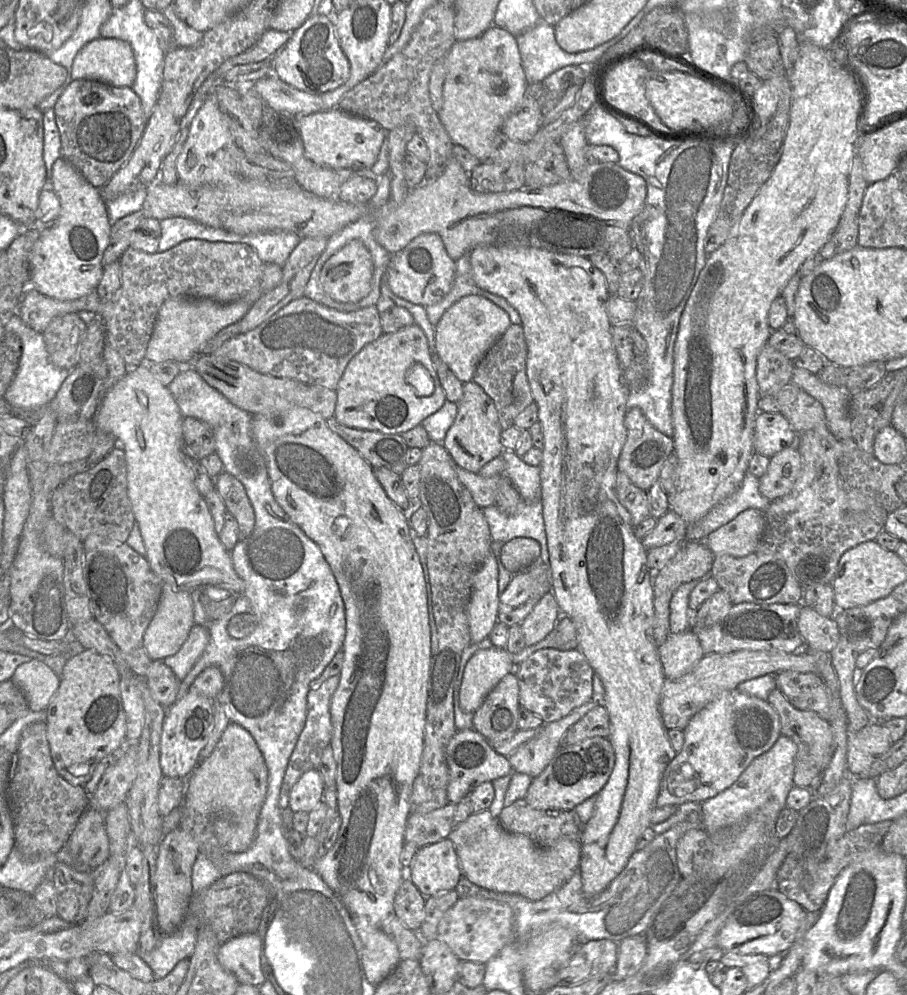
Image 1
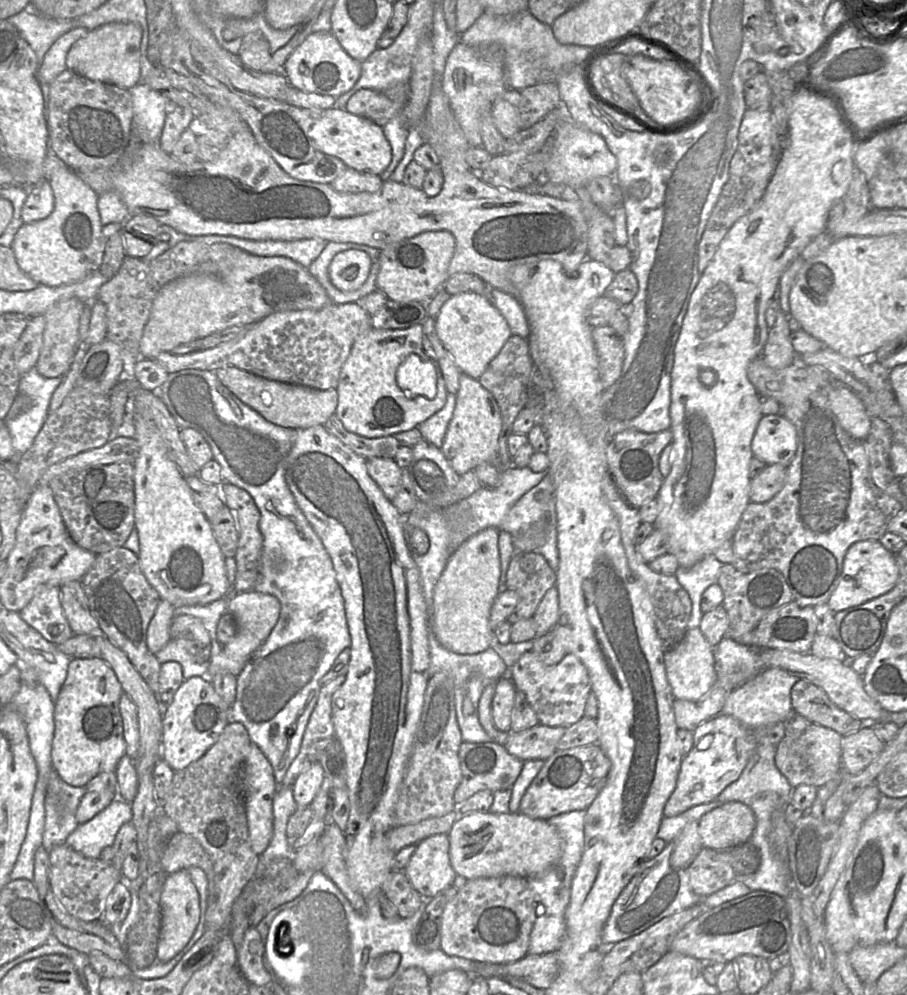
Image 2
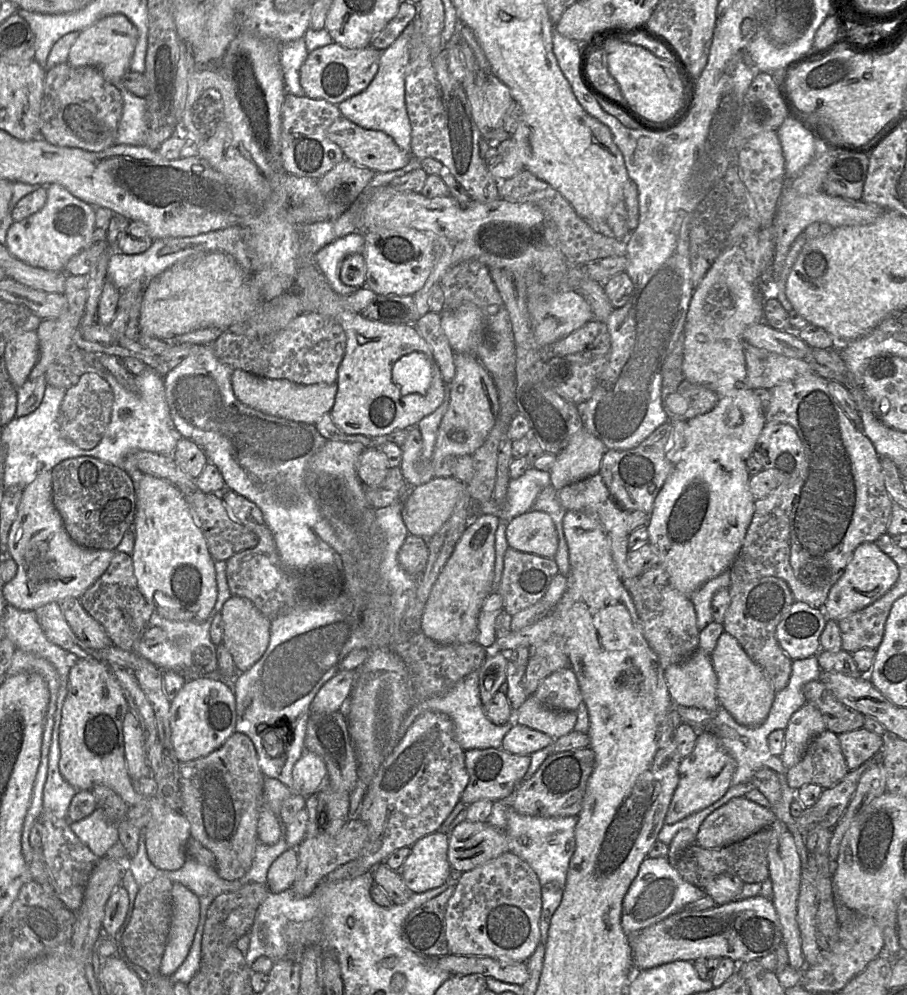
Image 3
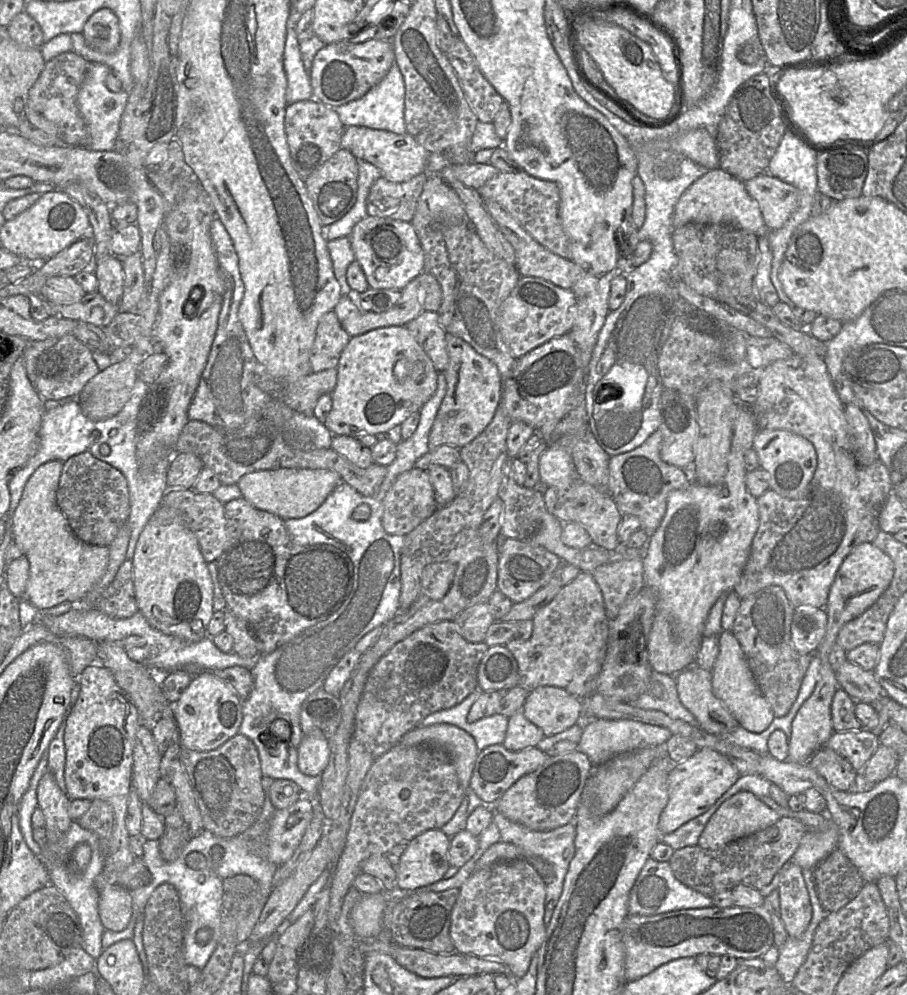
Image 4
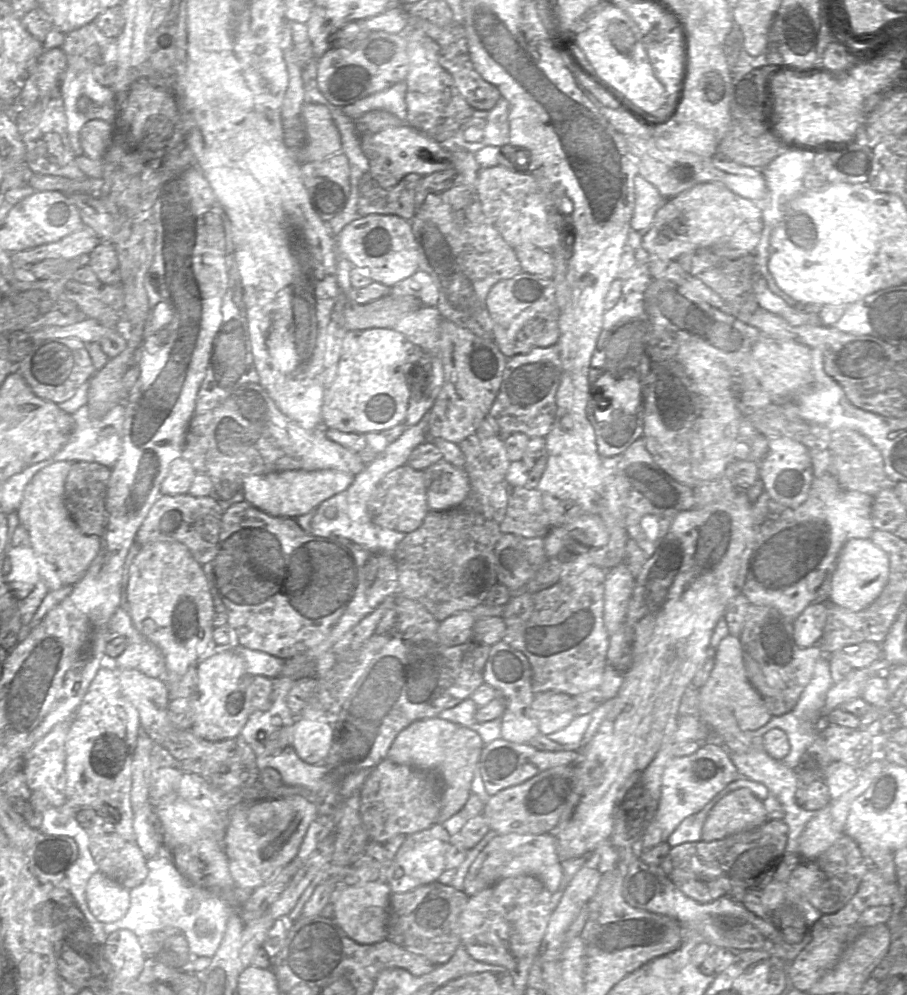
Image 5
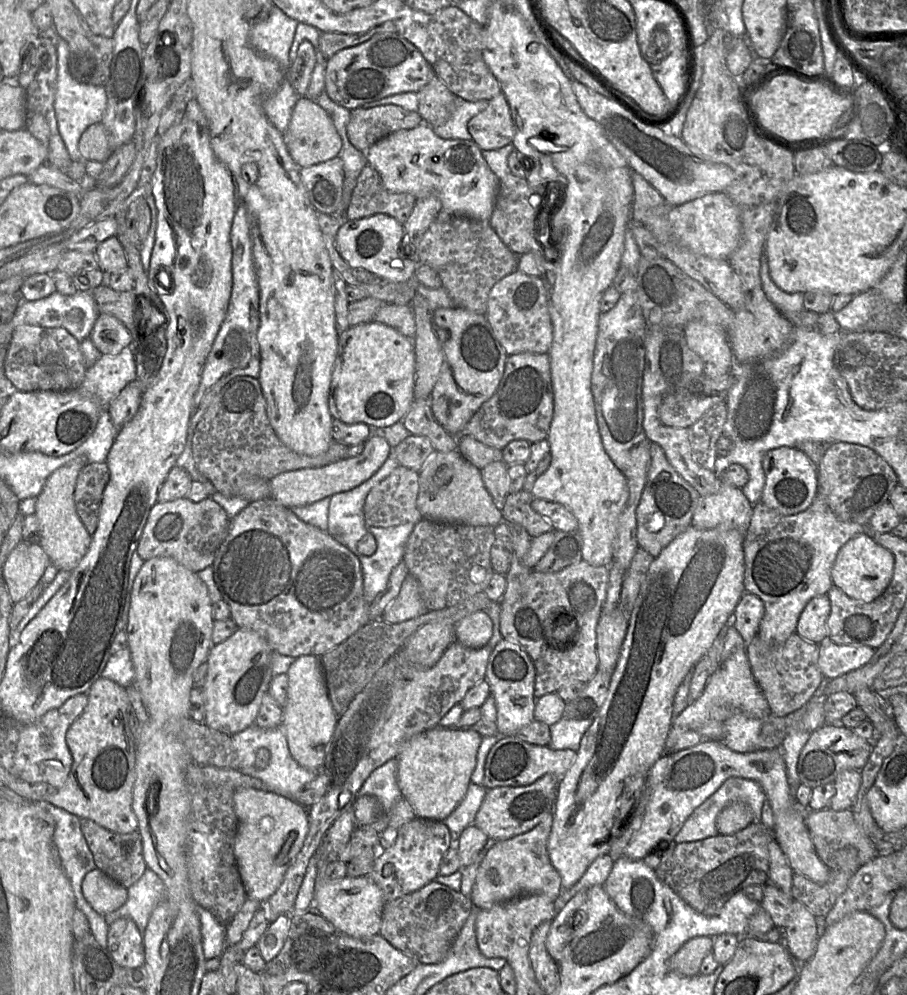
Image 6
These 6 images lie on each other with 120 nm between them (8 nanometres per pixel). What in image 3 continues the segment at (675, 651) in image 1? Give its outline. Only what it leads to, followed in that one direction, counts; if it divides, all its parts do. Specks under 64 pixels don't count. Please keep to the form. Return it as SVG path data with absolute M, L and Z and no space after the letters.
M700 649L684 661L666 668L664 676L674 705L709 712L714 712L721 706L711 656Z

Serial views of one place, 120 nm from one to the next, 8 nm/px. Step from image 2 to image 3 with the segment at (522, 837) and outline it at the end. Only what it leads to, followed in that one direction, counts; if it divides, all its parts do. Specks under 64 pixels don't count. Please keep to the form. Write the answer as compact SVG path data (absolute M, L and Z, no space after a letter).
M464 820L449 834L448 861L452 869L469 871L508 851L505 830L486 822Z

